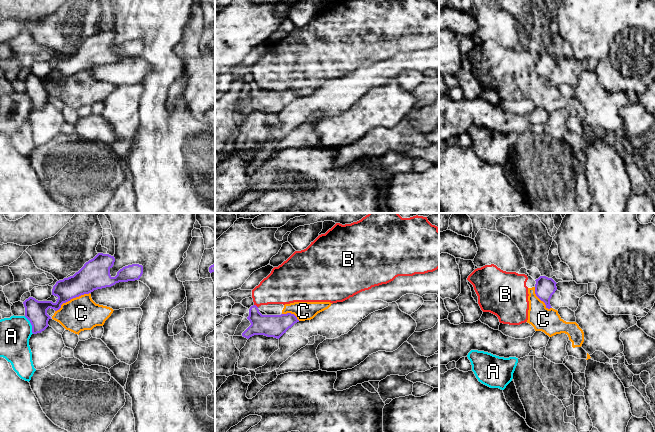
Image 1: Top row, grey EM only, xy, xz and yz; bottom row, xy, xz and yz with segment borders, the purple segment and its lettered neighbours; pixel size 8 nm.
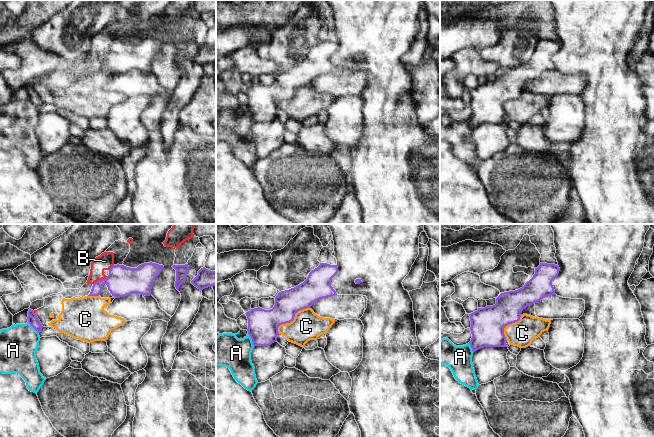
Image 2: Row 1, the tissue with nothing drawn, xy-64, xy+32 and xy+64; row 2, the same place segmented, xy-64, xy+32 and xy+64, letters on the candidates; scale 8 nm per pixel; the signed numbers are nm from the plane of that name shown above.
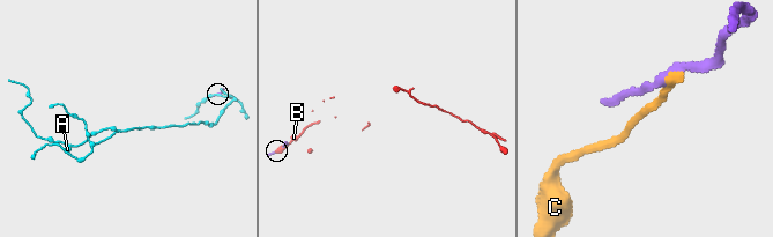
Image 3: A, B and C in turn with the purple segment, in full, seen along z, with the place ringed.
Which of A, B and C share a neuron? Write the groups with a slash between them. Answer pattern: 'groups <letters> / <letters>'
groups A / B C

